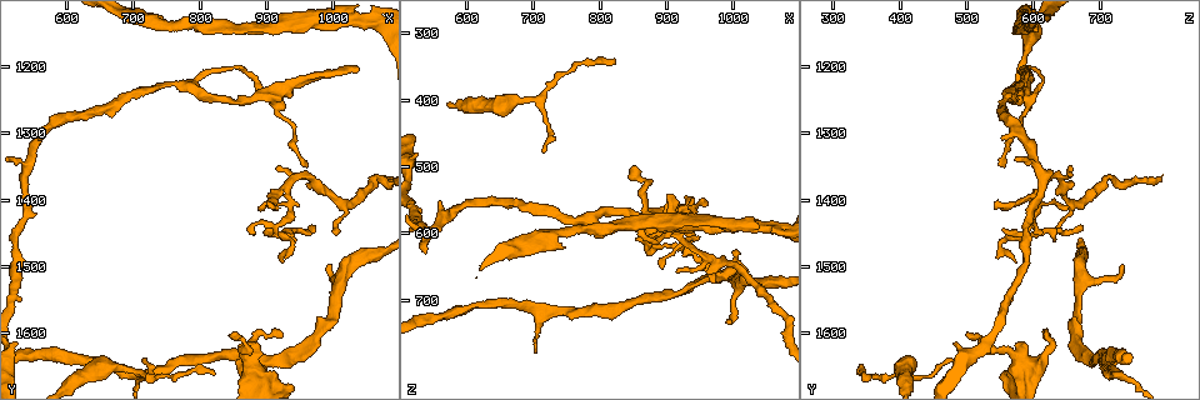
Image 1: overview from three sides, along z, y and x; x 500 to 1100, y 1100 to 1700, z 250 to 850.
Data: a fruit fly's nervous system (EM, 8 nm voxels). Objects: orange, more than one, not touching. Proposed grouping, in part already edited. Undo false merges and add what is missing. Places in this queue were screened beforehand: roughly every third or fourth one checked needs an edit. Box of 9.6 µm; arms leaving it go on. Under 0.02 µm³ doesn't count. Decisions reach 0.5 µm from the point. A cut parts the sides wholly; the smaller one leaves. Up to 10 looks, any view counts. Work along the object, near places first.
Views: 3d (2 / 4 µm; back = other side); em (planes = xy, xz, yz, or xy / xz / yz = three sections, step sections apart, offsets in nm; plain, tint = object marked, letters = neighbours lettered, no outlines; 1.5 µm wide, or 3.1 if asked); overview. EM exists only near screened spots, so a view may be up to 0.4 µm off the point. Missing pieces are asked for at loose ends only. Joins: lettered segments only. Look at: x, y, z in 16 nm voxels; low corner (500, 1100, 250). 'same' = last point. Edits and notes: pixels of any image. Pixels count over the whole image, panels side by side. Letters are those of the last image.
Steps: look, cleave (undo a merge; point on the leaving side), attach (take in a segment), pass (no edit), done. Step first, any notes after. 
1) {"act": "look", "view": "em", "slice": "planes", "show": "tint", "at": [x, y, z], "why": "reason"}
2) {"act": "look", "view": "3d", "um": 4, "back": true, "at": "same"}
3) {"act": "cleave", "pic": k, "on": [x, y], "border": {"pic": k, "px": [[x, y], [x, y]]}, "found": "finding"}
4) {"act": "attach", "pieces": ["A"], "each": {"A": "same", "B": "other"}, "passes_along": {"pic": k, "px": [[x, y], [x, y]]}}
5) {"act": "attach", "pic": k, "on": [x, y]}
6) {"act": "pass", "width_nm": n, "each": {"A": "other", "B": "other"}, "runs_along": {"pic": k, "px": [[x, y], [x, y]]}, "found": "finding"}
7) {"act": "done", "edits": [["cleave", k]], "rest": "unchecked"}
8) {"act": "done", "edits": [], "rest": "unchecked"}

{"act": "look", "view": "em", "slice": "planes", "show": "letters", "at": [930, 1380, 615], "why": "abrupt turn"}

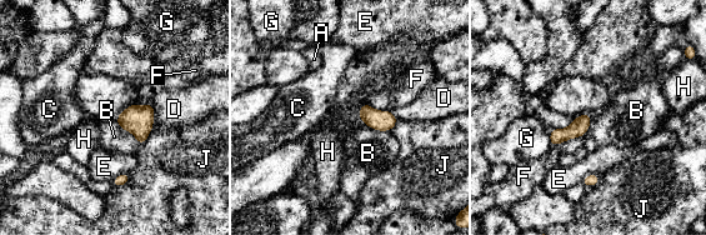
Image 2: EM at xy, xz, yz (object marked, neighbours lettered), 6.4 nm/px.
{"act": "pass", "each": {"A": "other", "B": "other", "C": "other", "D": "other", "E": "other", "F": "other", "G": "other", "H": "other", "J": "other"}, "found": "continuous, no second neuron"}

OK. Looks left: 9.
{"act": "look", "view": "em", "slice": "xy", "step": 8, "show": "letters", "at": [925, 1490, 575], "why": "an open end"}

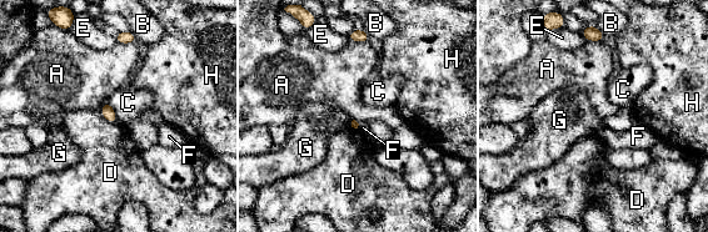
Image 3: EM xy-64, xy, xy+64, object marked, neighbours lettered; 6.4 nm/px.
{"act": "pass", "each": {"A": "other", "B": "other", "C": "other", "D": "other", "E": "other", "F": "other", "G": "other", "H": "other"}, "border": {"pic": 3, "px": [[349, 40], [367, 43]]}, "found": "none of them fits"}

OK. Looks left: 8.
{"act": "look", "view": "em", "slice": "planes", "show": "letters", "at": [855, 1600, 500], "why": "tapers out"}

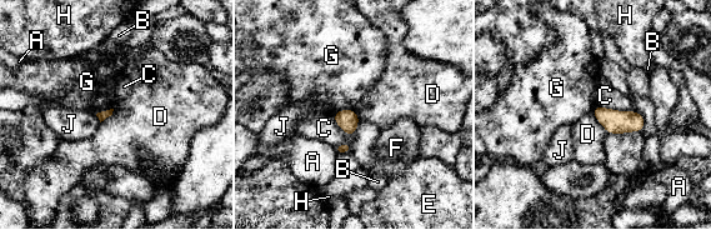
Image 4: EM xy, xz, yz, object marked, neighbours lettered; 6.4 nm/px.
{"act": "pass", "each": {"A": "other", "B": "other", "C": "other", "D": "other", "E": "other", "F": "other", "G": "other", "H": "other", "J": "other"}, "border": {"pic": 4, "px": [[591, 110], [607, 133]]}, "found": "none of them fits"}

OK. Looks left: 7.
{"act": "look", "view": "em", "slice": "planes", "show": "letters", "at": [995, 1495, 735], "why": "tapers out"}

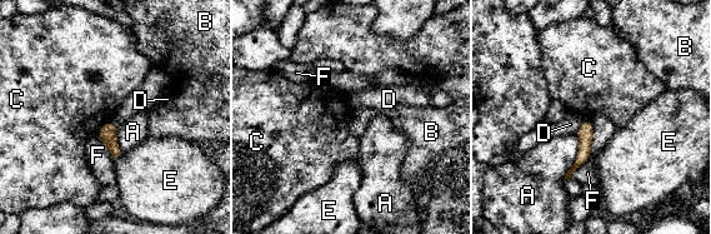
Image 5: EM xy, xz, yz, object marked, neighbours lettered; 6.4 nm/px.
{"act": "pass", "width_nm": 100, "longest_contact_nm": ["F", 360], "each": {"A": "other", "B": "other", "C": "other", "D": "other", "E": "other", "F": "other"}, "found": "none of them fits"}

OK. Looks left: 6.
{"act": "done", "edits": [], "rest": "unchecked"}

